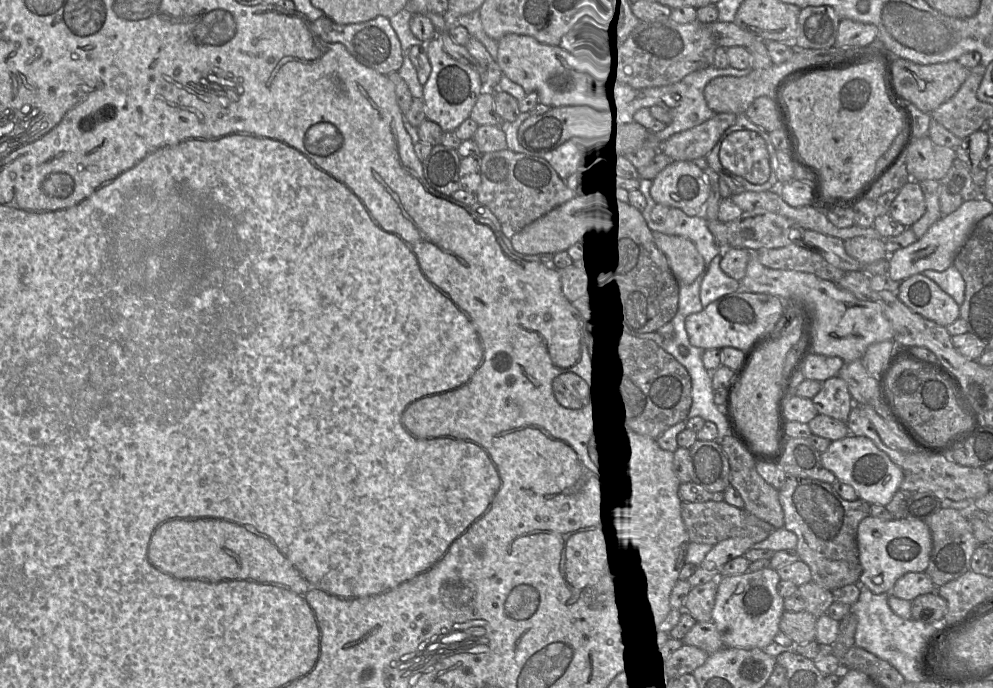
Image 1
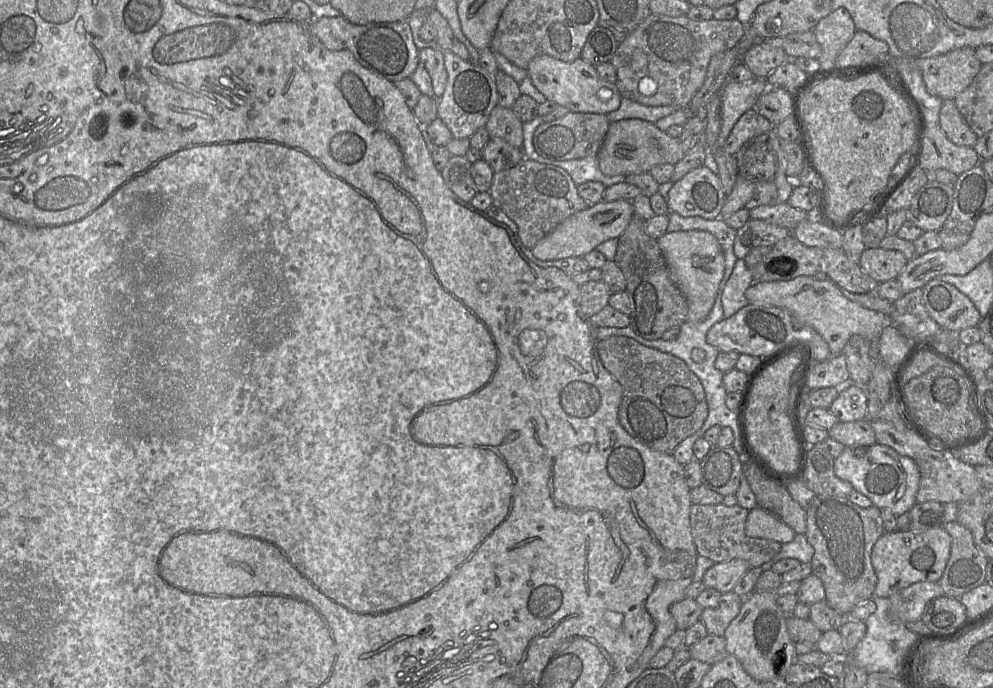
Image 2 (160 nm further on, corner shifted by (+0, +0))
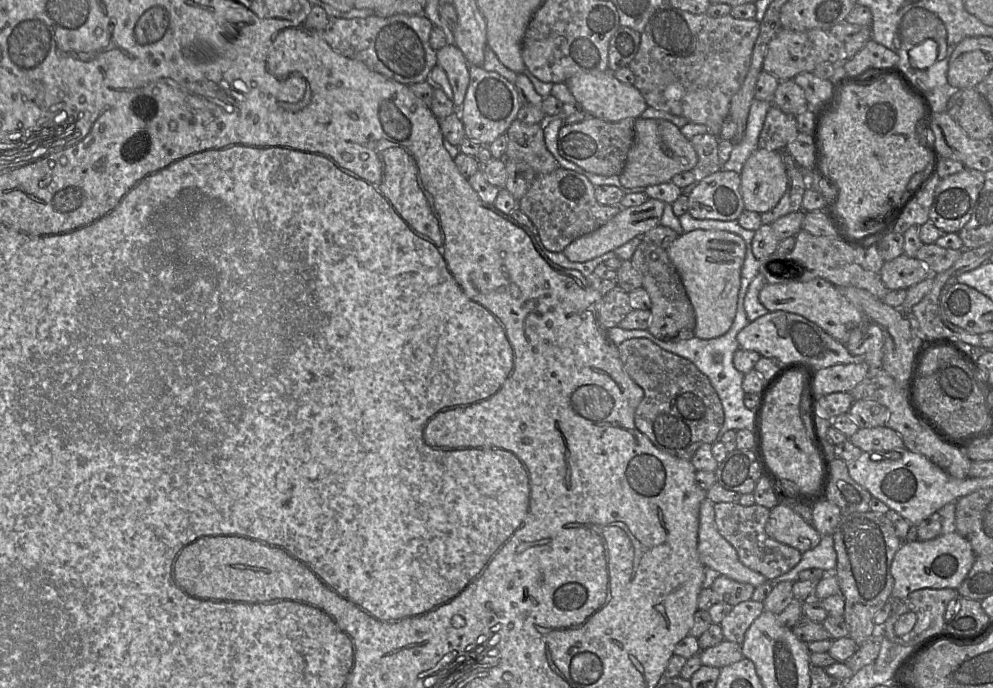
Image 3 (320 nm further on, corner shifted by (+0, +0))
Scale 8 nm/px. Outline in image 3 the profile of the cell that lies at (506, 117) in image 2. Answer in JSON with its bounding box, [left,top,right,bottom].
[504,120,560,174]

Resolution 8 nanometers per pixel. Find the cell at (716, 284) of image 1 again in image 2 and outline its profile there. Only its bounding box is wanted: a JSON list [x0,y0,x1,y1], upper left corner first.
[720,259,754,317]

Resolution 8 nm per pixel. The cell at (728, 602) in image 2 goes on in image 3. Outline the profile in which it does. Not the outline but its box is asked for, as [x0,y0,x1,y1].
[719,600,765,645]

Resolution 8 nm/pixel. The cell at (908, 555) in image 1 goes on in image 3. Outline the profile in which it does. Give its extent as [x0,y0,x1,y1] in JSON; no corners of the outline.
[891,531,975,599]

